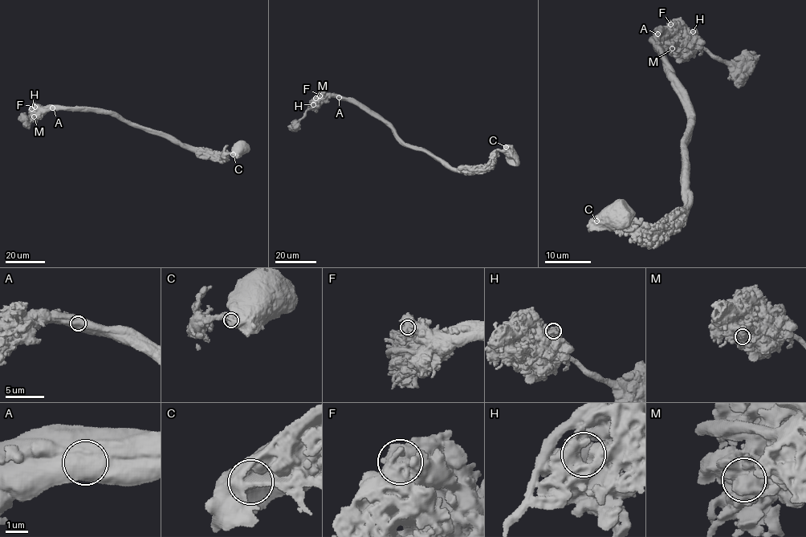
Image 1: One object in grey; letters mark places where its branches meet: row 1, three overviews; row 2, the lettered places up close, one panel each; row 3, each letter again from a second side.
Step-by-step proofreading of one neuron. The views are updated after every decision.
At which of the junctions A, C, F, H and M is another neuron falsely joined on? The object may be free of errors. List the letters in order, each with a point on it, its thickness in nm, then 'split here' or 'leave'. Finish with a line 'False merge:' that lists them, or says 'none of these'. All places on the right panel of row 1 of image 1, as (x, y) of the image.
A: at (657, 34); 1200 nm thick; split here
C: at (596, 221); 1100 nm thick; leave
F: at (670, 24); 1100 nm thick; leave
H: at (693, 31); 1100 nm thick; leave
M: at (672, 48); 1150 nm thick; leave
False merge: A

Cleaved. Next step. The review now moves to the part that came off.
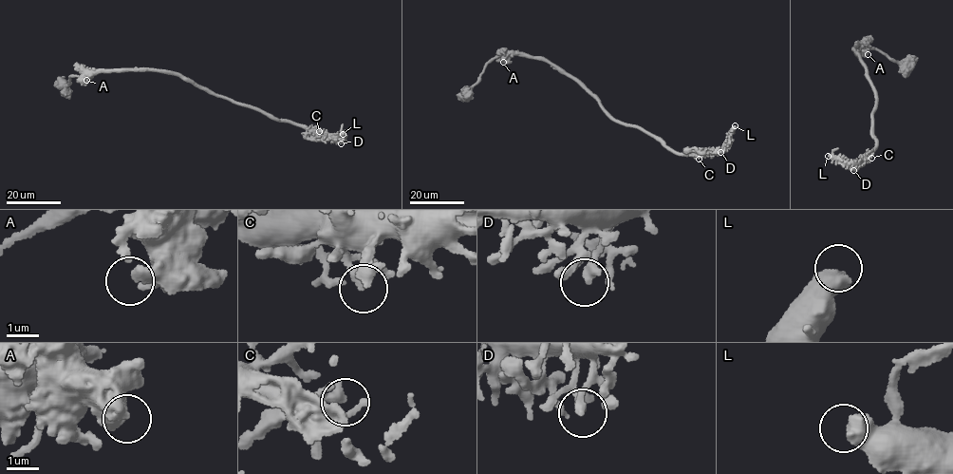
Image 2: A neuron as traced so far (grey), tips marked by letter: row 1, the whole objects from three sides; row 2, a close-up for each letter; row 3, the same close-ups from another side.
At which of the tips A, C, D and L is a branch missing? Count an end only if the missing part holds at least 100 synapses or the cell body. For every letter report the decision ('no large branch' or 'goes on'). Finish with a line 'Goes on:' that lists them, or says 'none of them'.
A: no large branch
C: no large branch
D: no large branch
L: goes on
Goes on: L

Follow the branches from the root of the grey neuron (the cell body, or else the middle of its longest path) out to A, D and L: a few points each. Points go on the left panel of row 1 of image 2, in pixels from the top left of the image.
A: (199, 87), (176, 75), (153, 69), (96, 71), (86, 80)
D: (199, 87), (254, 106), (280, 120), (306, 125), (318, 132), (336, 134), (341, 143)
L: (199, 87), (318, 132), (341, 137), (343, 134)

